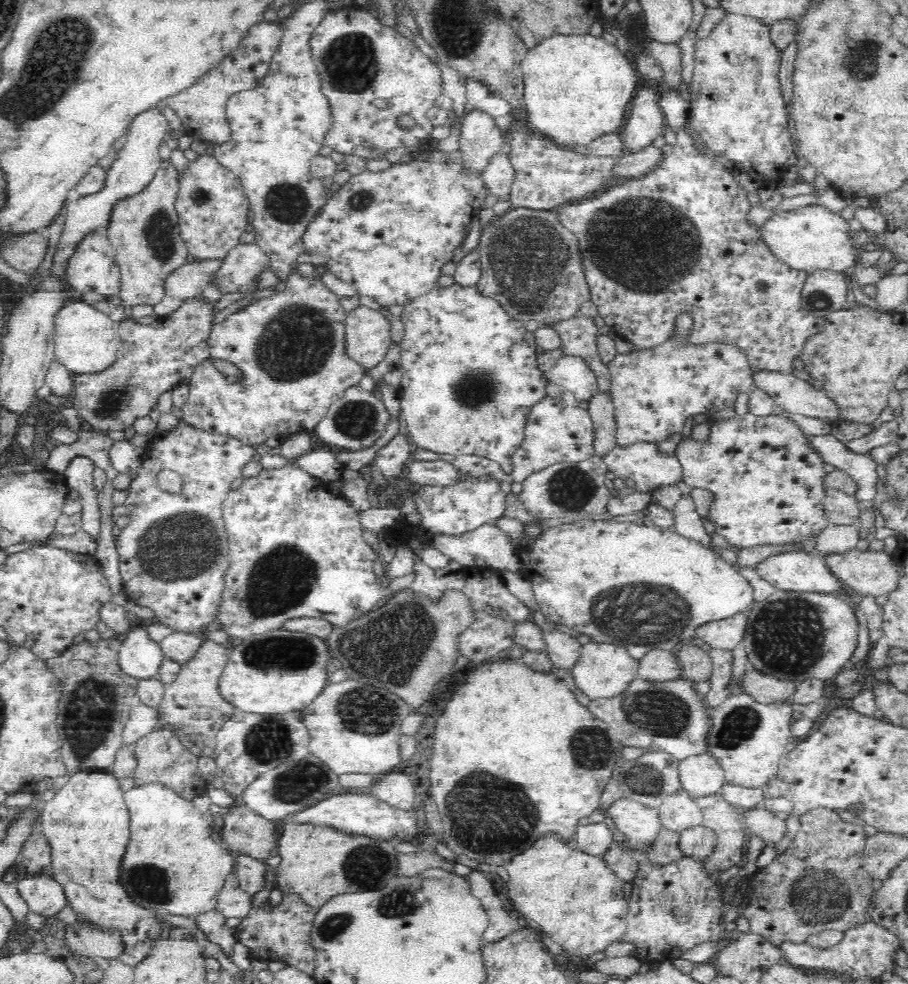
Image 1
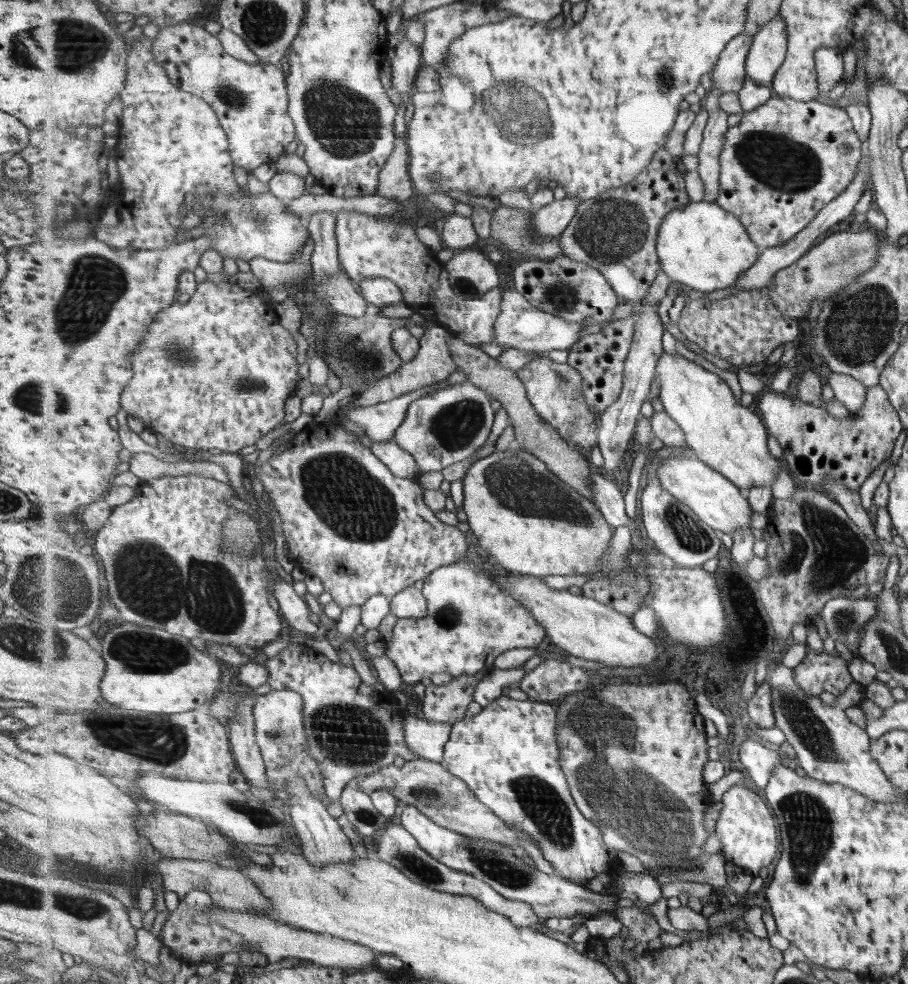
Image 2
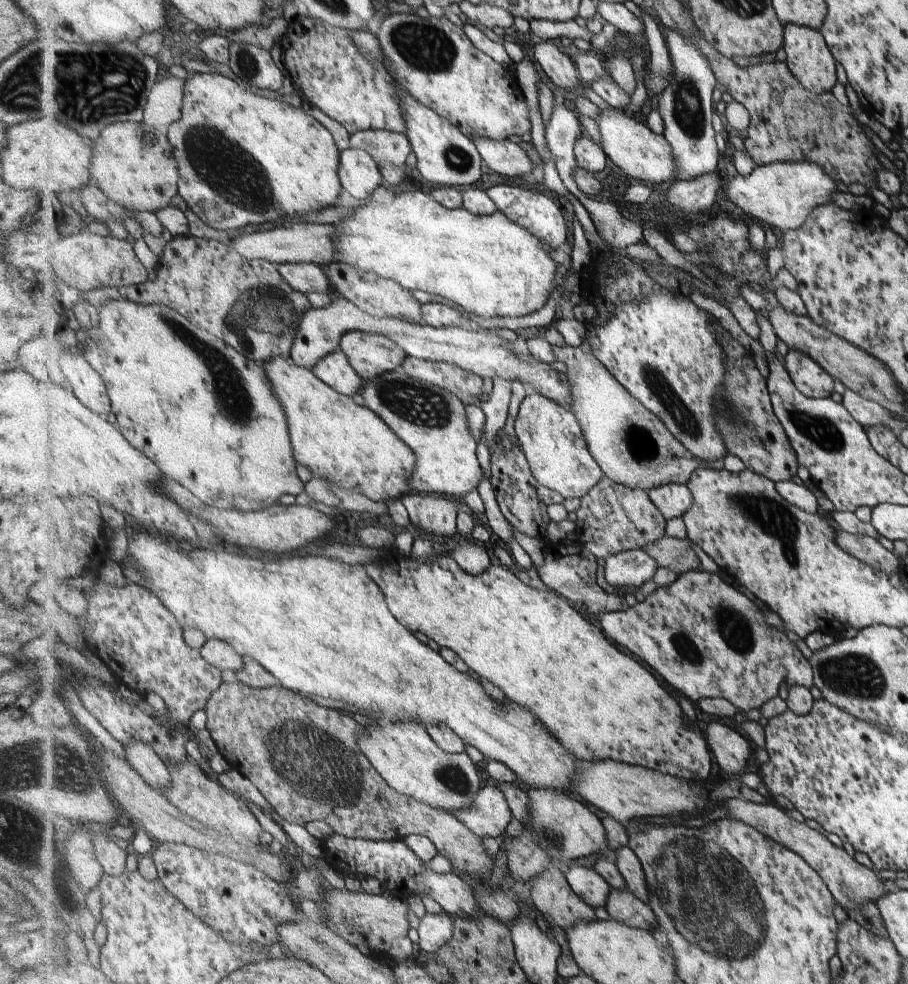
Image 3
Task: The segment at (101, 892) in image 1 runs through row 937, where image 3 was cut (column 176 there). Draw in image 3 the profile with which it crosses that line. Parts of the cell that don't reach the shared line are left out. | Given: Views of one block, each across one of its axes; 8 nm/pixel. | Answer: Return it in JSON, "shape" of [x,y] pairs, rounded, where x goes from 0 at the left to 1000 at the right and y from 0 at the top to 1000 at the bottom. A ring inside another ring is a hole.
{"shape":[[[242,74],[211,75],[203,83],[203,89],[202,118],[185,131],[184,137],[196,160],[197,197],[229,230],[252,237],[294,227],[312,231],[308,222],[314,221],[327,220],[315,225],[315,230],[336,227],[331,224],[334,218],[365,211],[376,203],[380,194],[373,181],[377,154],[371,152],[365,134],[343,116],[311,104],[307,99],[301,101],[281,96],[273,87],[265,87]]]}

